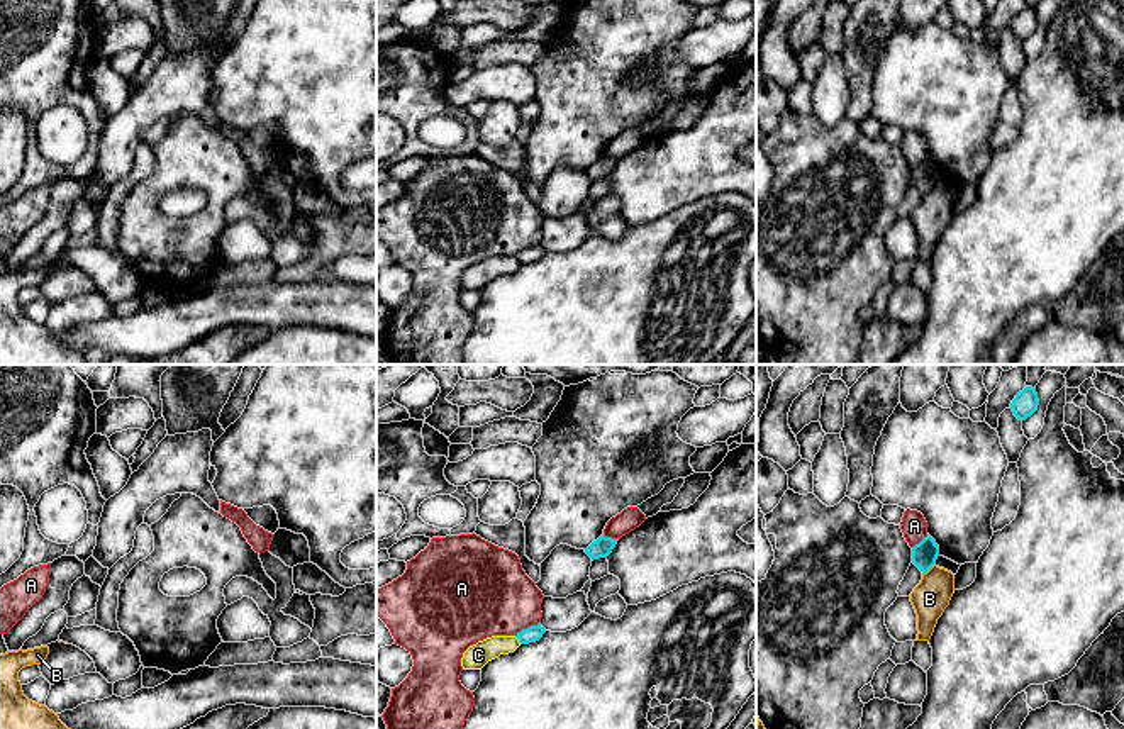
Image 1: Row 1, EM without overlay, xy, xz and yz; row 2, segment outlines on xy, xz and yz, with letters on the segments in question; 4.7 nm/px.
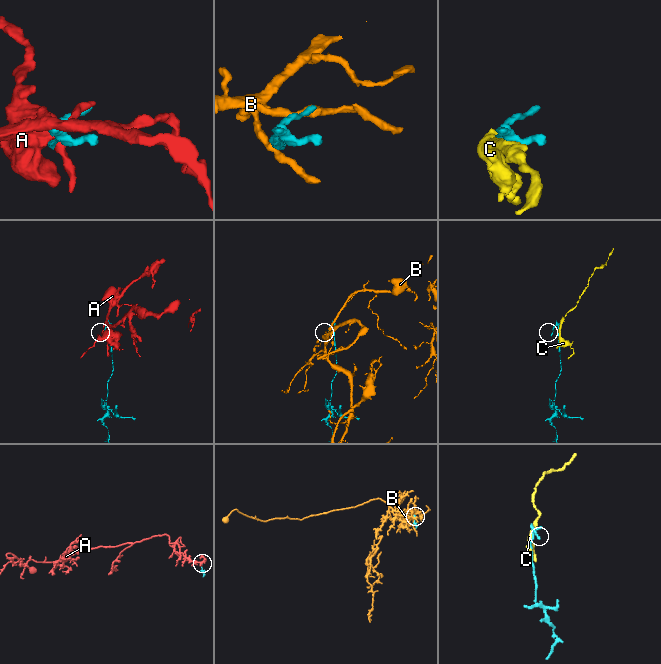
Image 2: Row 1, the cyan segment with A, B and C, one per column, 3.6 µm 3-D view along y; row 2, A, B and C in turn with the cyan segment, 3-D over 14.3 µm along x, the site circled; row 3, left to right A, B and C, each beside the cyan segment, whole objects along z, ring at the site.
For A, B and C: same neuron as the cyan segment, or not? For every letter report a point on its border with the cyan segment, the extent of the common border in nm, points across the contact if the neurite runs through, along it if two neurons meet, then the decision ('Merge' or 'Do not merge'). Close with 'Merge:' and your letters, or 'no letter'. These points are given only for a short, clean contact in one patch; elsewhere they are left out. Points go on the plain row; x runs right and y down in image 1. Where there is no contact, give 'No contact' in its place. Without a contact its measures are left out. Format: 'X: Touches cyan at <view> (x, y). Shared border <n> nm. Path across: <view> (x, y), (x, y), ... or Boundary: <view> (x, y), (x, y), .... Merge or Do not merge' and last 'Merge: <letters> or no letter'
A: Touches cyan at xz (528, 248). Shared border 130 nm. Do not merge
B: Touches cyan at yz (928, 190). Shared border 90 nm. Do not merge
C: Touches cyan at xz (517, 258). Shared border 50 nm. Do not merge
Merge: no letter

